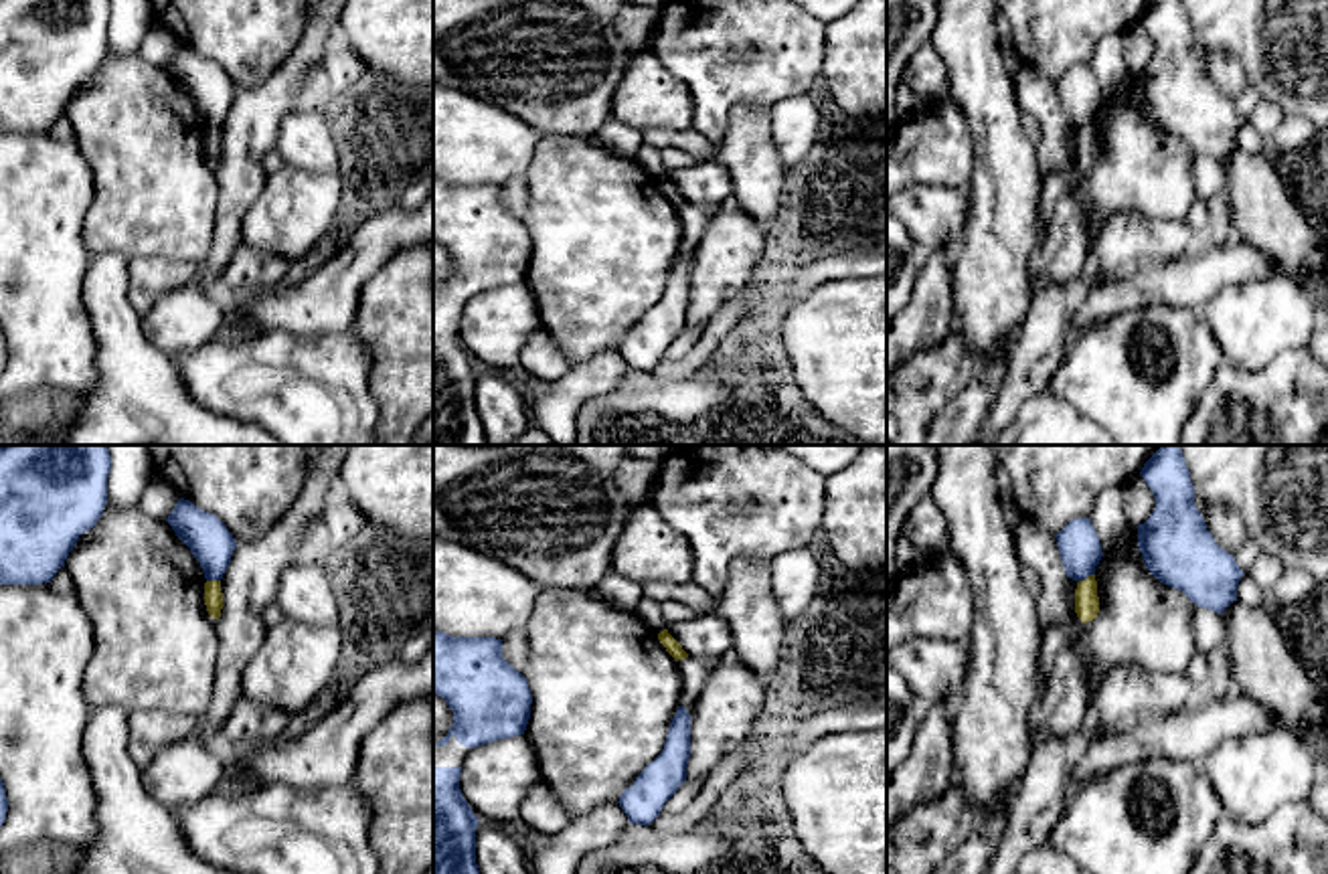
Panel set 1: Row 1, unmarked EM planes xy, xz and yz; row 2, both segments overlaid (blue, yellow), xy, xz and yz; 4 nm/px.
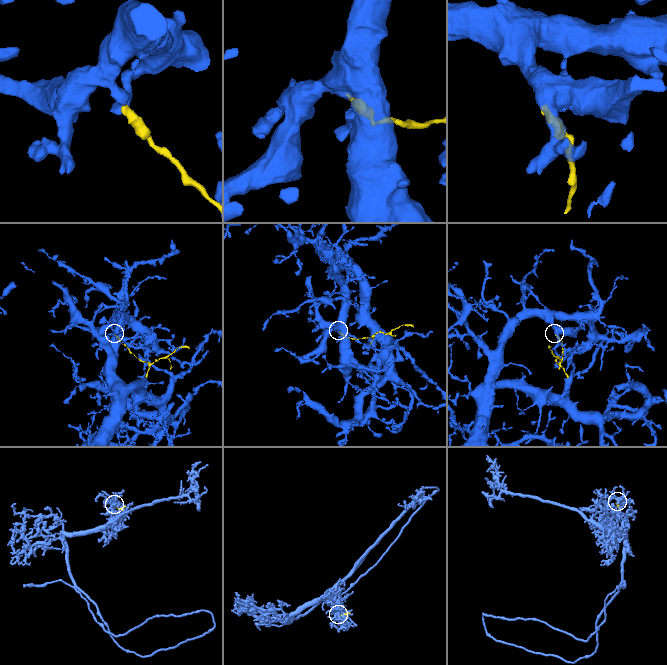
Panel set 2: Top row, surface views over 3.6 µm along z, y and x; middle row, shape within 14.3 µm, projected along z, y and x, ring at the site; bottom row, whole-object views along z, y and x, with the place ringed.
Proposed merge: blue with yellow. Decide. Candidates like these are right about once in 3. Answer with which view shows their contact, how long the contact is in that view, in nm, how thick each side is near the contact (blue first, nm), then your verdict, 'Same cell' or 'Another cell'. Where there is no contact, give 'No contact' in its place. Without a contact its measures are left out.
Touches blue in yz. Shared border 80 nm. Thickness 170 nm (blue) against 100 nm. Another cell

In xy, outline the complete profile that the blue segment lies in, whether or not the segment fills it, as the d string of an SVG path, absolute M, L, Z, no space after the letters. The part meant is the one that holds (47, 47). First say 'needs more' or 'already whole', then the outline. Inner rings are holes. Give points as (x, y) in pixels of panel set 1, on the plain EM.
already whole; M0 0L0 132L51 129L107 51L109 0Z

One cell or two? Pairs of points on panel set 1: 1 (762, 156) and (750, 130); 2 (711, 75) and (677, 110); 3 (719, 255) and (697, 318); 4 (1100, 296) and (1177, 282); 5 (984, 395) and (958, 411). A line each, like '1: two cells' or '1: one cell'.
1: one cell
2: two cells
3: one cell
4: one cell
5: one cell

